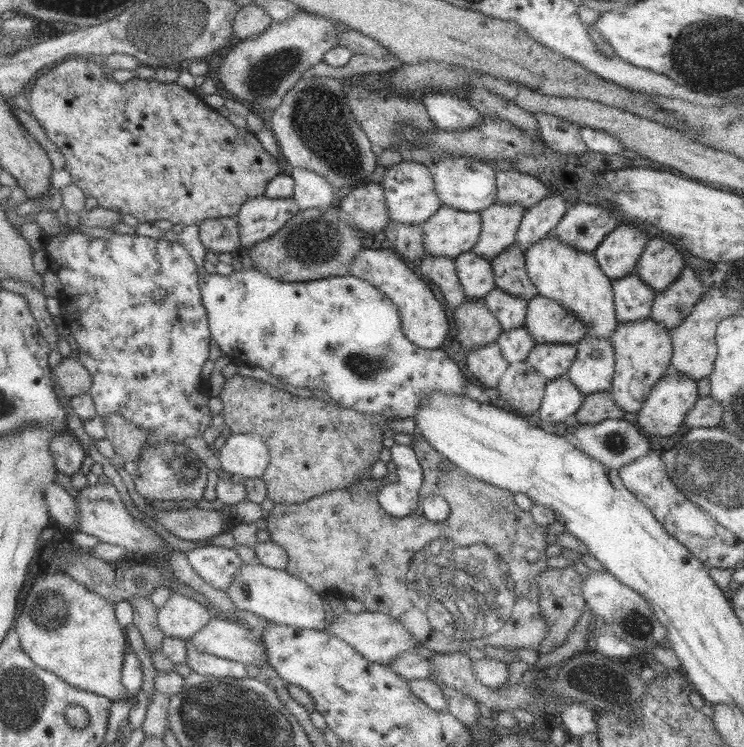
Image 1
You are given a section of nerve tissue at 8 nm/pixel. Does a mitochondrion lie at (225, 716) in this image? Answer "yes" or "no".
yes

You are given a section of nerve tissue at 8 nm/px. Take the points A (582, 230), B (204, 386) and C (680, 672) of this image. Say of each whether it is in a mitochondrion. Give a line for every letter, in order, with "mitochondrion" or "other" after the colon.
A: other
B: other
C: other

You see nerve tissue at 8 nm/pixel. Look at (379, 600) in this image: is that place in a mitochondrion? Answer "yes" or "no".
no

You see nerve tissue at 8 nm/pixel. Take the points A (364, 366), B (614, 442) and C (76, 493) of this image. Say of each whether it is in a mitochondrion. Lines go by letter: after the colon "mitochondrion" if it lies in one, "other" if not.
A: mitochondrion
B: mitochondrion
C: other

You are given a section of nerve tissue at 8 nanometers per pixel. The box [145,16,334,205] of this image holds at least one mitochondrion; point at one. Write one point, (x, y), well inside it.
(267, 78)

